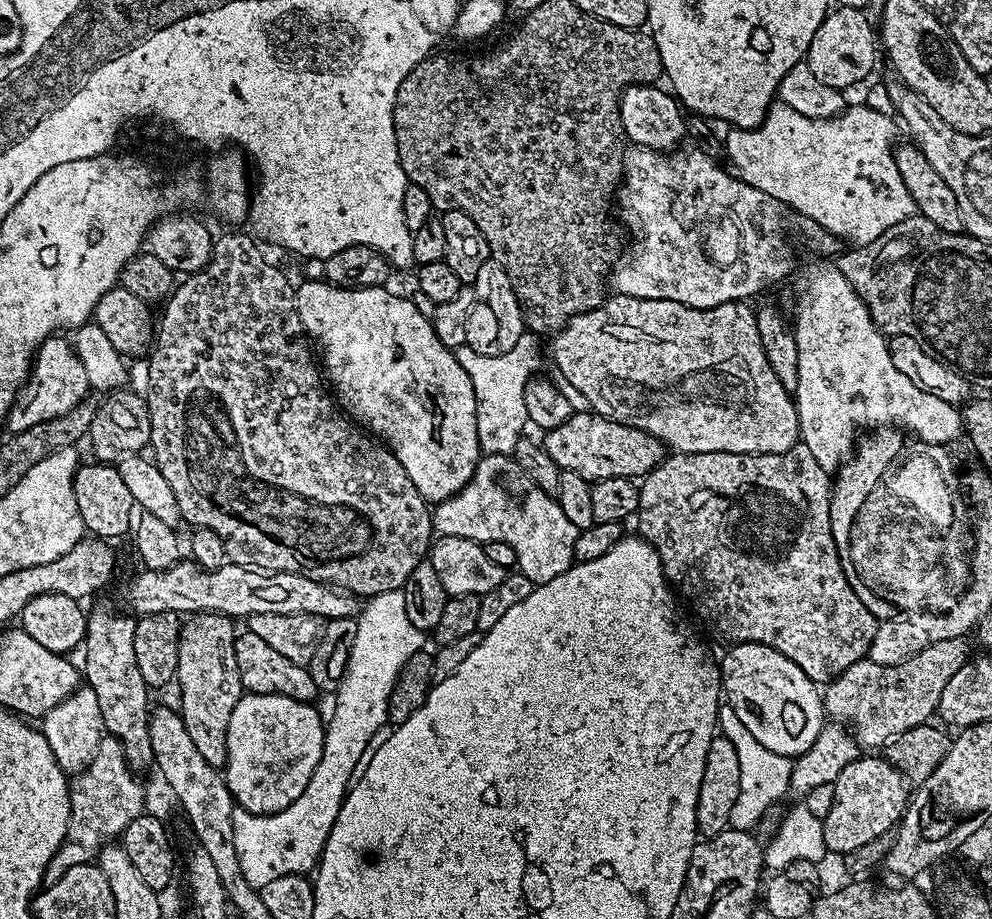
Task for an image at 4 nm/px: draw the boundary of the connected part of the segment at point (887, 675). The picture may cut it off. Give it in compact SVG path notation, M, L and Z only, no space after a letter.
M960 636L934 642L900 665L876 665L869 658L854 662L823 689L825 717L847 726L861 749L883 749L894 736L927 724L937 715L946 682L970 660L966 641Z

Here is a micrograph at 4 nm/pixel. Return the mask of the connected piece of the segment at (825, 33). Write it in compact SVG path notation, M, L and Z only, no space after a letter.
M833 7L828 16L818 26L818 34L814 34L814 42L810 42L806 63L810 70L826 86L834 86L848 90L851 84L864 80L872 72L878 56L878 32L868 21L869 13L863 8Z

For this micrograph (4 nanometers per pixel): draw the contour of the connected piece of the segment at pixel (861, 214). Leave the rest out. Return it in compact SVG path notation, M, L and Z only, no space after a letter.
M776 102L757 128L729 127L728 136L723 137L724 150L727 159L732 159L736 167L735 175L762 190L762 194L770 194L770 198L779 200L793 213L801 212L799 215L805 220L818 222L841 241L849 240L849 245L869 244L886 234L890 226L917 215L914 198L910 198L910 190L906 190L906 182L902 182L902 174L898 174L892 144L897 121L889 116L860 104L857 108L845 107L838 118L811 120L806 114L798 114L798 110L790 110L790 106Z

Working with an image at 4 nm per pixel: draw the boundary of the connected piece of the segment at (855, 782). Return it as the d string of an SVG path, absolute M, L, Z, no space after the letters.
M861 754L857 760L850 762L834 784L834 802L830 812L823 818L825 830L825 846L829 853L843 854L850 850L858 850L858 846L866 846L866 842L874 842L874 838L889 835L899 825L904 809L908 806L910 788L904 775L880 754Z

